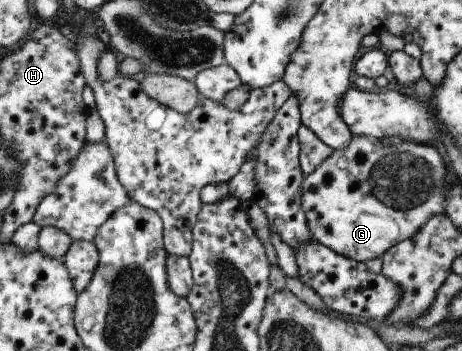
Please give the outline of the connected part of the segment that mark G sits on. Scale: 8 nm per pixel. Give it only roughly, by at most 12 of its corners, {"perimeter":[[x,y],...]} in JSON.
{"perimeter":[[352,136],[301,179],[311,239],[357,262],[443,213],[430,143]]}

